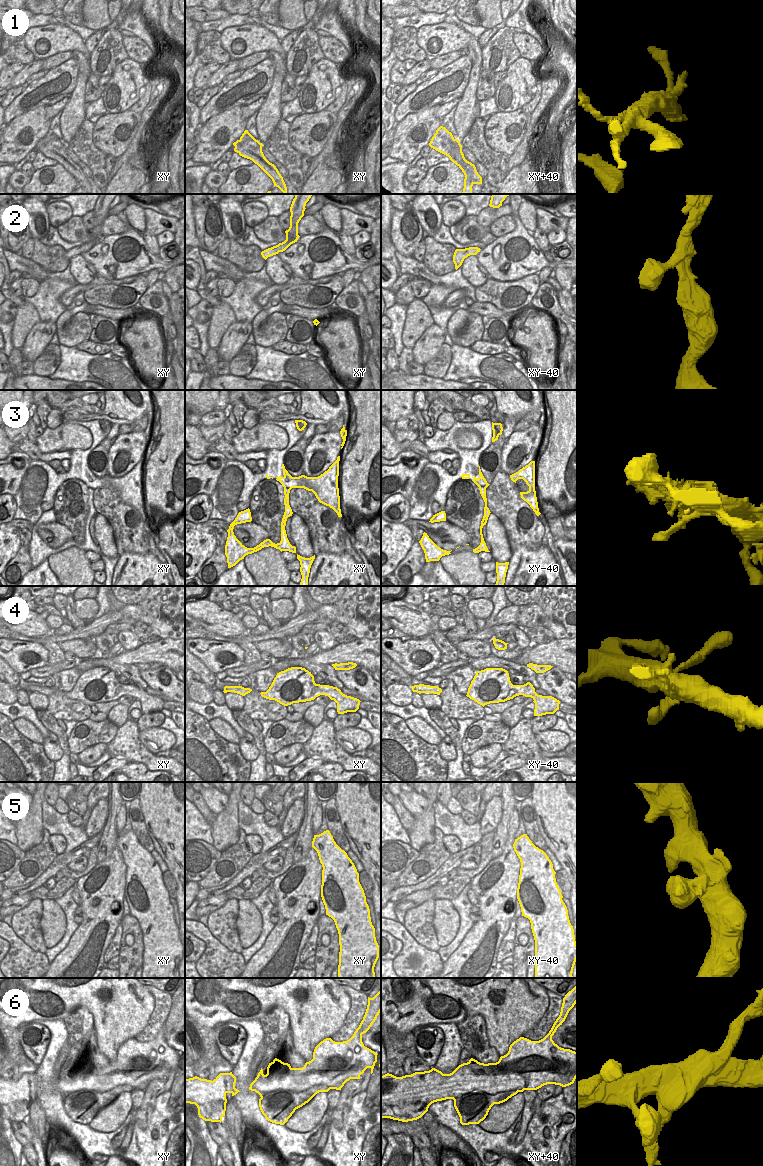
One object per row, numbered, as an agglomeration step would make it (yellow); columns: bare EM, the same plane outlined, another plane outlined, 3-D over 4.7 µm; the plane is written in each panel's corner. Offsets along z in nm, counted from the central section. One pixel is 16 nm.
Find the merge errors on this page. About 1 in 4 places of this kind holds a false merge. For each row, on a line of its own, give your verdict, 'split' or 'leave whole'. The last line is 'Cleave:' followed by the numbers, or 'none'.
1: split
2: leave whole
3: split
4: leave whole
5: leave whole
6: split
Cleave: 1, 3, 6

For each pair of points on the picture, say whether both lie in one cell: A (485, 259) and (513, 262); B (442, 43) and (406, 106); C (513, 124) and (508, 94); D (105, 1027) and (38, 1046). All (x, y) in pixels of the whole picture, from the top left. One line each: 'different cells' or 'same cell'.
A: same cell
B: different cells
C: different cells
D: different cells

